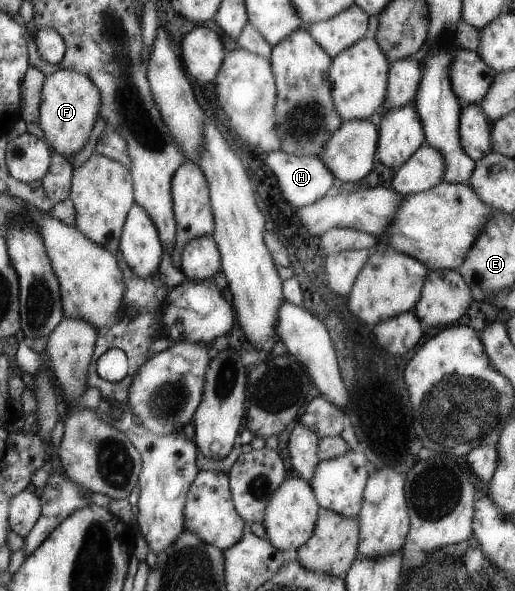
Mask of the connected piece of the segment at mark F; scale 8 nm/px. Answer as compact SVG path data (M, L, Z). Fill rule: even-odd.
M63 69L45 76L39 95L38 125L55 153L74 155L85 145L99 114L99 99L99 91L81 73Z

